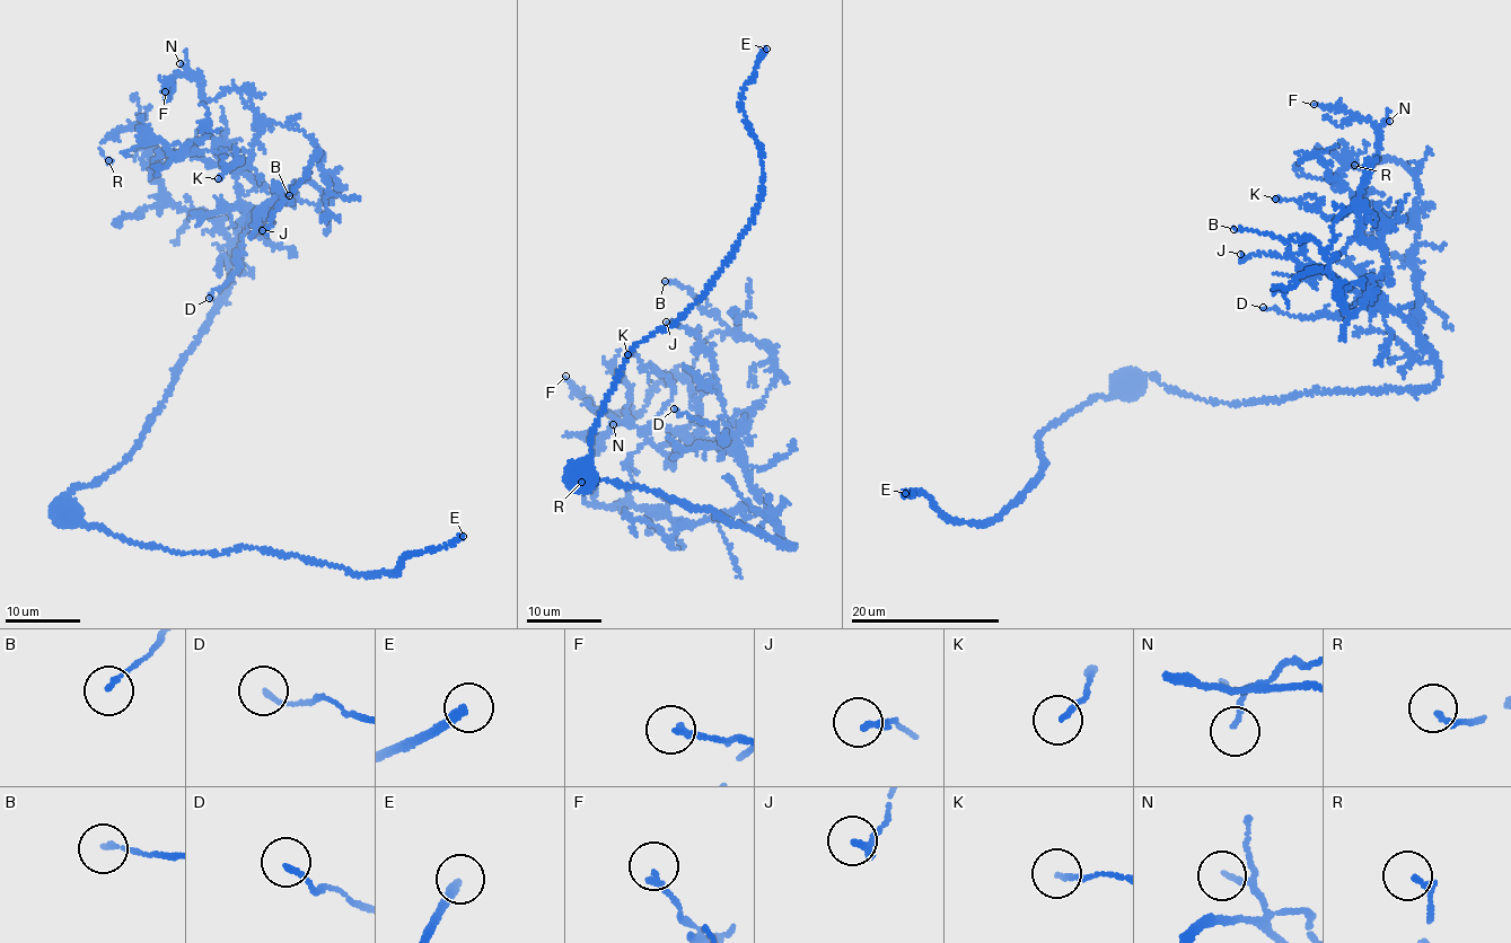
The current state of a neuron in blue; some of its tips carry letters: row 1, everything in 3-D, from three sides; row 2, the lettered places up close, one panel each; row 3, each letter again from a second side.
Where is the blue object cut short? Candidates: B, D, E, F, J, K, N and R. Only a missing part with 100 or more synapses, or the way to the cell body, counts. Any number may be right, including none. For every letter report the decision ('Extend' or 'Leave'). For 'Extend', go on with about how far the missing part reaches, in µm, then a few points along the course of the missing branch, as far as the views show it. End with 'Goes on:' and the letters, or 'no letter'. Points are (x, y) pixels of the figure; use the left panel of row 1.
B: Leave
D: Leave
E: Extend. Missing length about 500 µm
F: Leave
J: Leave
K: Leave
N: Leave
R: Leave
Goes on: E

